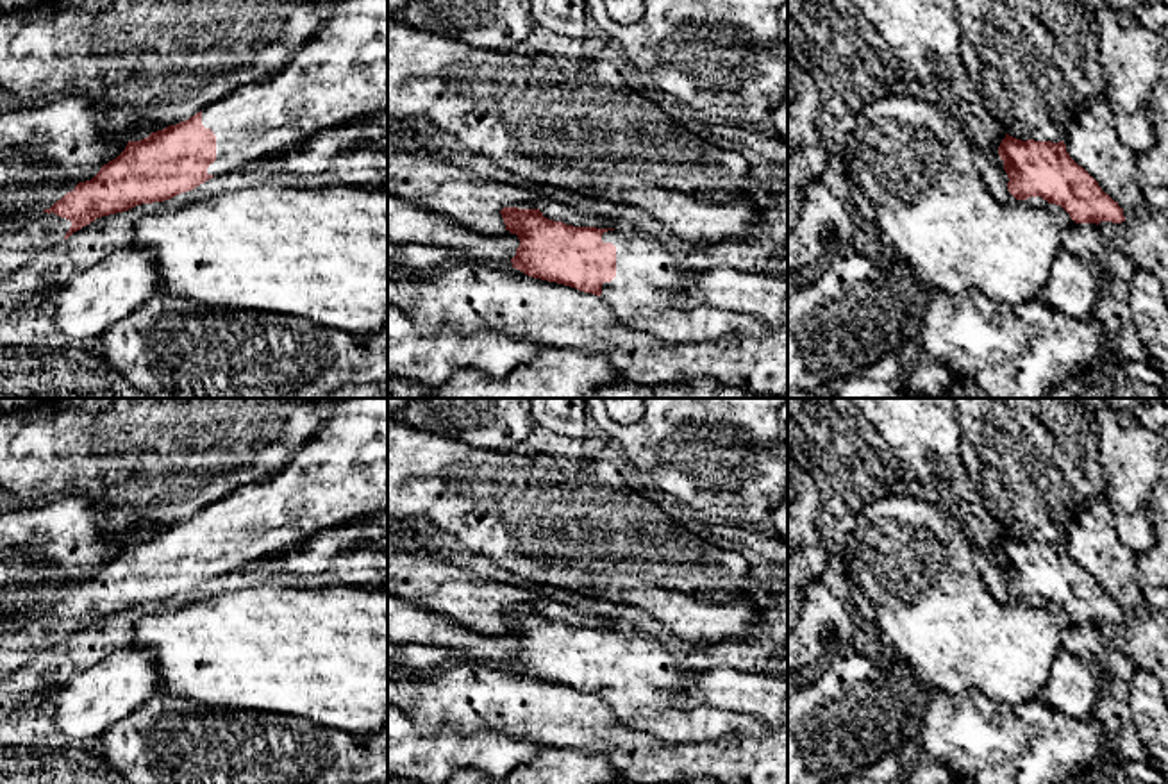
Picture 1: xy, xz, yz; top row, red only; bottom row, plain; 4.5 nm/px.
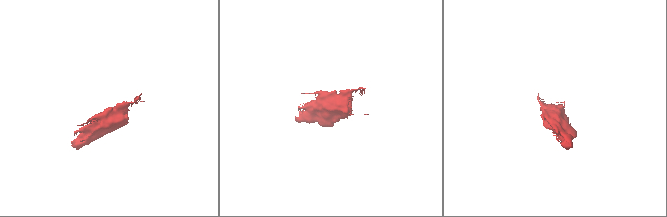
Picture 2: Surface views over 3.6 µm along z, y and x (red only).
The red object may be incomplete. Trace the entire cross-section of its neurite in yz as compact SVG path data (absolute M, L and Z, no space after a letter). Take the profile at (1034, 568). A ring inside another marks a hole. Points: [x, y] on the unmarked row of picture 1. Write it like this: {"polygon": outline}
{"polygon": "M1005 534L998 555L1016 600L1041 596L1061 605L1075 623L1125 621L1118 602L1070 557L1064 541L1022 541Z"}

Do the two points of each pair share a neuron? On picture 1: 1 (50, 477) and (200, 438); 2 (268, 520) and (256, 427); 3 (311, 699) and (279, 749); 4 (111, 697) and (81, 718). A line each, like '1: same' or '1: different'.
1: same
2: different
3: different
4: same

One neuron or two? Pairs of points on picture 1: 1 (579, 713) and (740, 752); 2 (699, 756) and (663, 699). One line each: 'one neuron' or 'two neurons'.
1: one neuron
2: two neurons

